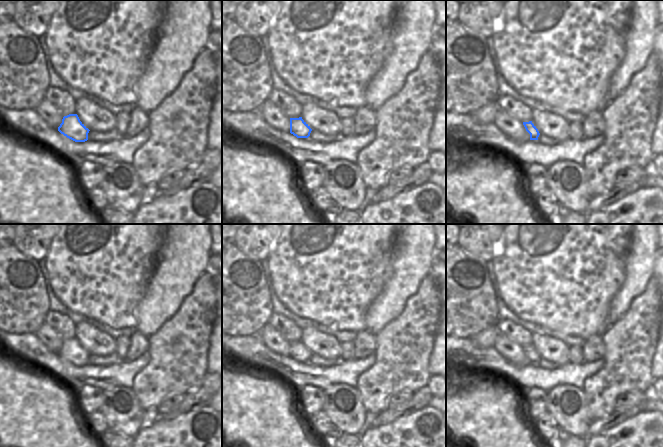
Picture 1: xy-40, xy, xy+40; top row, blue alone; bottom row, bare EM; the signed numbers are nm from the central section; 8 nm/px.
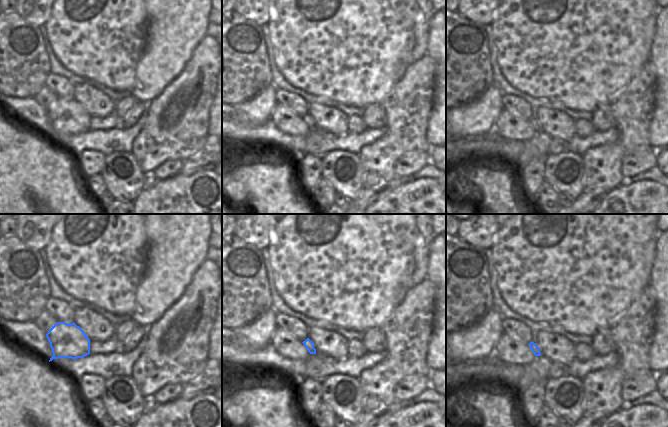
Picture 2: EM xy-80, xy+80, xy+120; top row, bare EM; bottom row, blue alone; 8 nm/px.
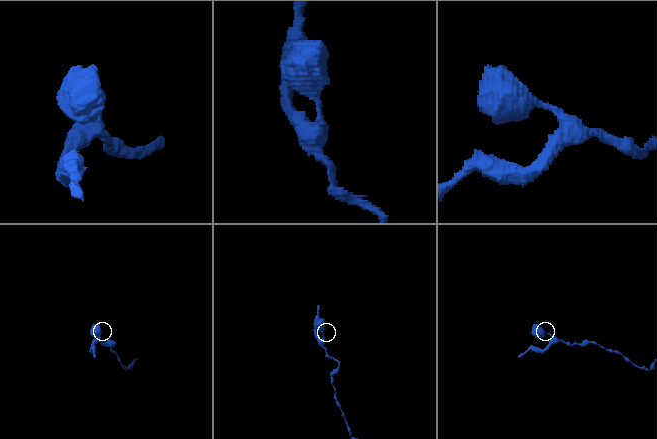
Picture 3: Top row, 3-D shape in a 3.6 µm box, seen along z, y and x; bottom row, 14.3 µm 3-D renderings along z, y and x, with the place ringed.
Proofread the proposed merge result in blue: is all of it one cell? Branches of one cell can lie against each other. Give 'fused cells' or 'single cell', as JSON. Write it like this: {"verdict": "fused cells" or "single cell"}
{"verdict": "single cell"}

